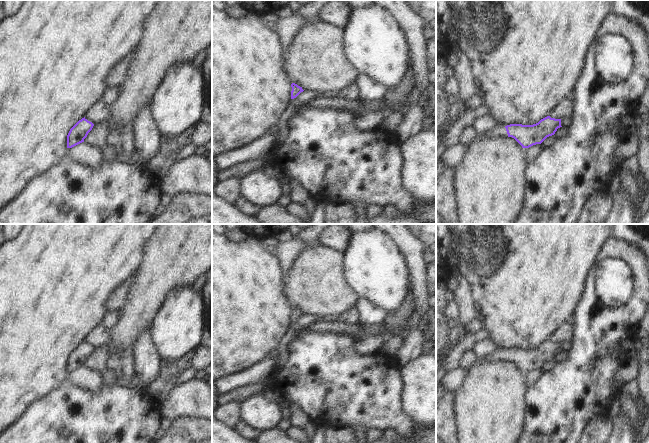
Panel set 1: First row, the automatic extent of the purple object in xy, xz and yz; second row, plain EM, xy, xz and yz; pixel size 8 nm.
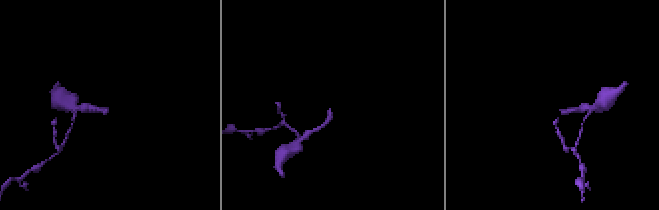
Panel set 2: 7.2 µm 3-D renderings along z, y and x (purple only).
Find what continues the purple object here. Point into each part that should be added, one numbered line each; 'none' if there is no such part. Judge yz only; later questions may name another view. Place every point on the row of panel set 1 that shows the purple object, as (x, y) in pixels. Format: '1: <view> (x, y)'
1: yz (500, 131)

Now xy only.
none

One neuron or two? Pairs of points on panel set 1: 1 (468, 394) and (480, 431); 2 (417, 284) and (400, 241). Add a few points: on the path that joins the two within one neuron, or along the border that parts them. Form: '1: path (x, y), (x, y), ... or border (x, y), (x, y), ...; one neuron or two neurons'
1: path (477, 403), (480, 406), (480, 422); one neuron
2: path (417, 273), (417, 267), (411, 252); one neuron

